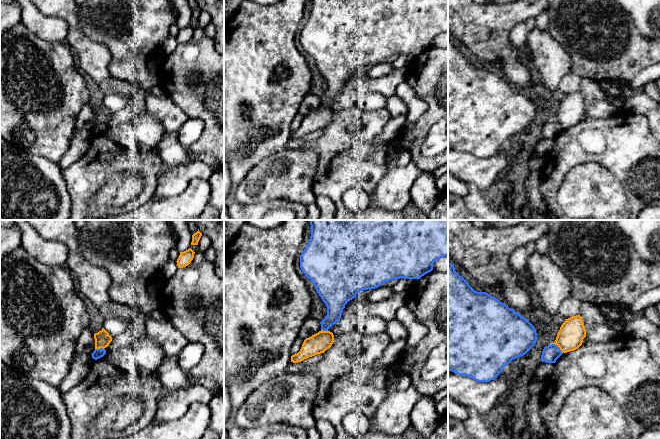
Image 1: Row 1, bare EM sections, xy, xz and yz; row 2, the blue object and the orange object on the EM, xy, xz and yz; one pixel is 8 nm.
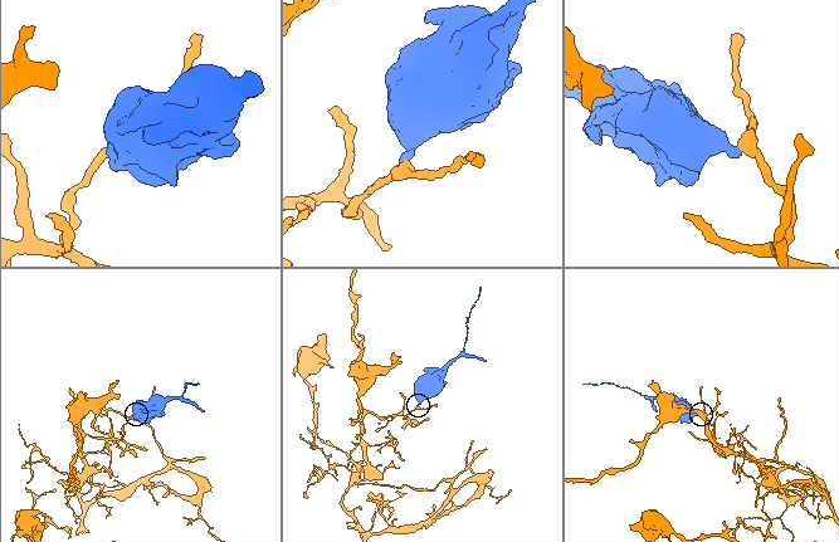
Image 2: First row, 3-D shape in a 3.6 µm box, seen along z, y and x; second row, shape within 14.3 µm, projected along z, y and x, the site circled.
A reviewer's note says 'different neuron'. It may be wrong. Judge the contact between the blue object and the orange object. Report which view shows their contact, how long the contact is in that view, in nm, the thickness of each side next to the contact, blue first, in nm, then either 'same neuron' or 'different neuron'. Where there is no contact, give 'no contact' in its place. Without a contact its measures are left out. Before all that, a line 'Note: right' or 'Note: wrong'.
Note: right
meets blue in yz; contact 110 nm long; 140 nm thick on the blue side, 200 nm on the other; different neuron

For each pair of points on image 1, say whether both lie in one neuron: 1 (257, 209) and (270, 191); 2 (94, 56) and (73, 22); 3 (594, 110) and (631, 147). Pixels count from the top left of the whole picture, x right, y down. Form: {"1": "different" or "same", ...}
{"1": "different", "2": "same", "3": "different"}

